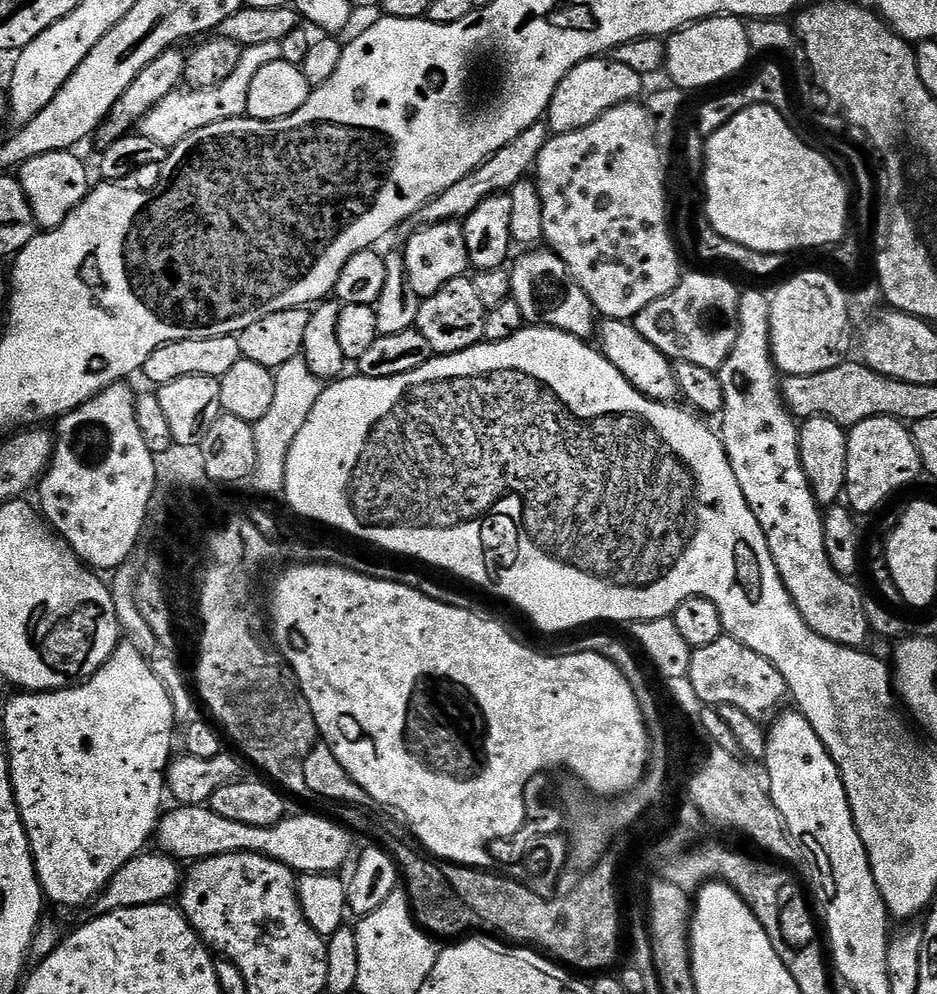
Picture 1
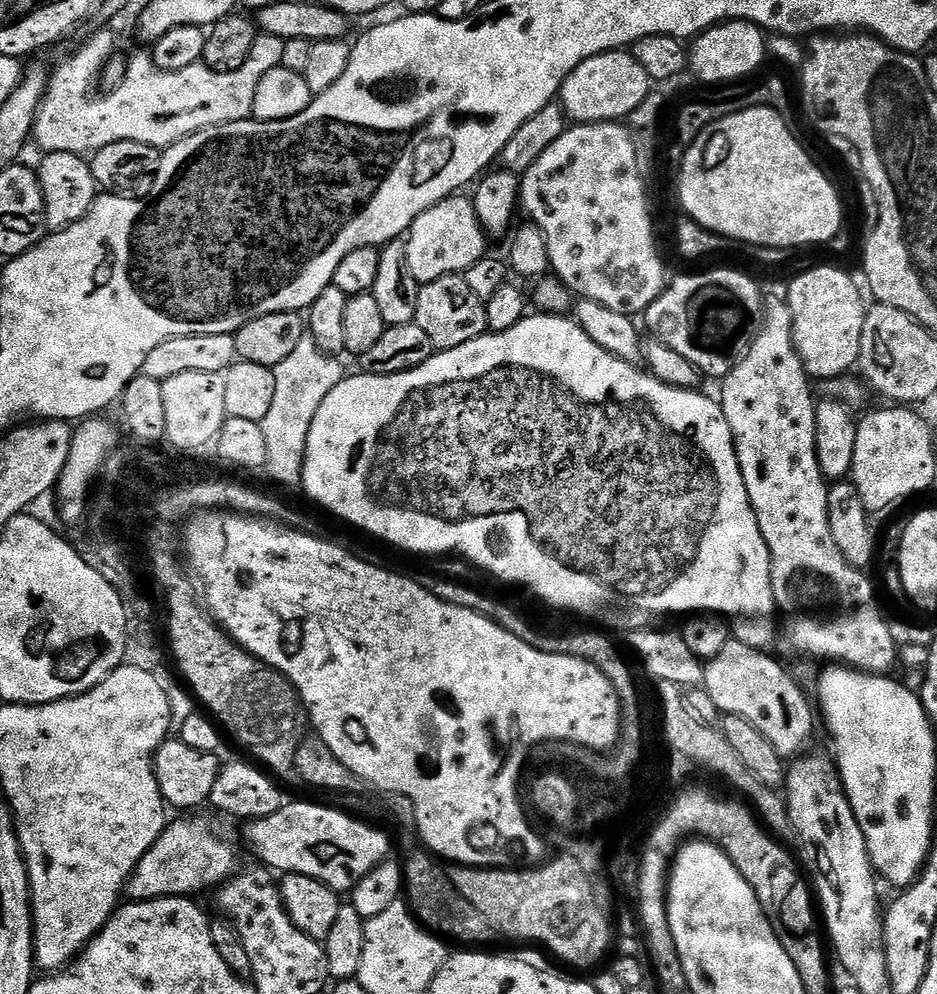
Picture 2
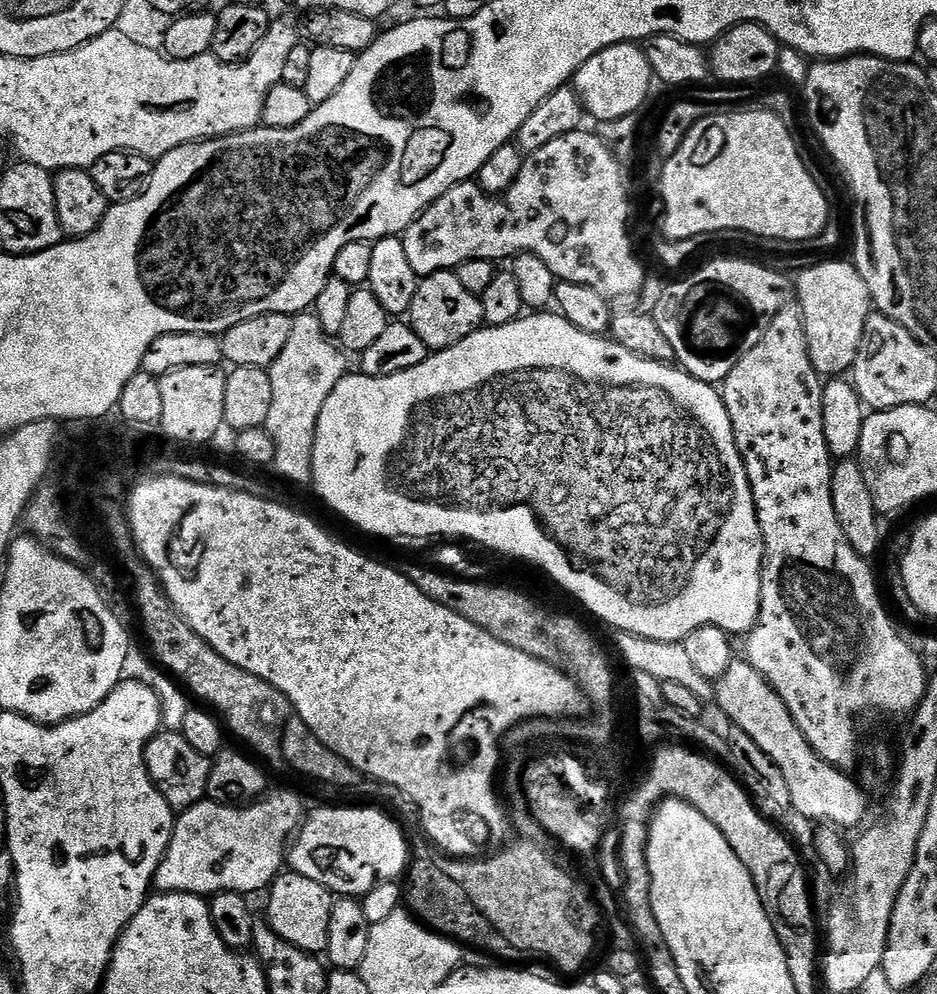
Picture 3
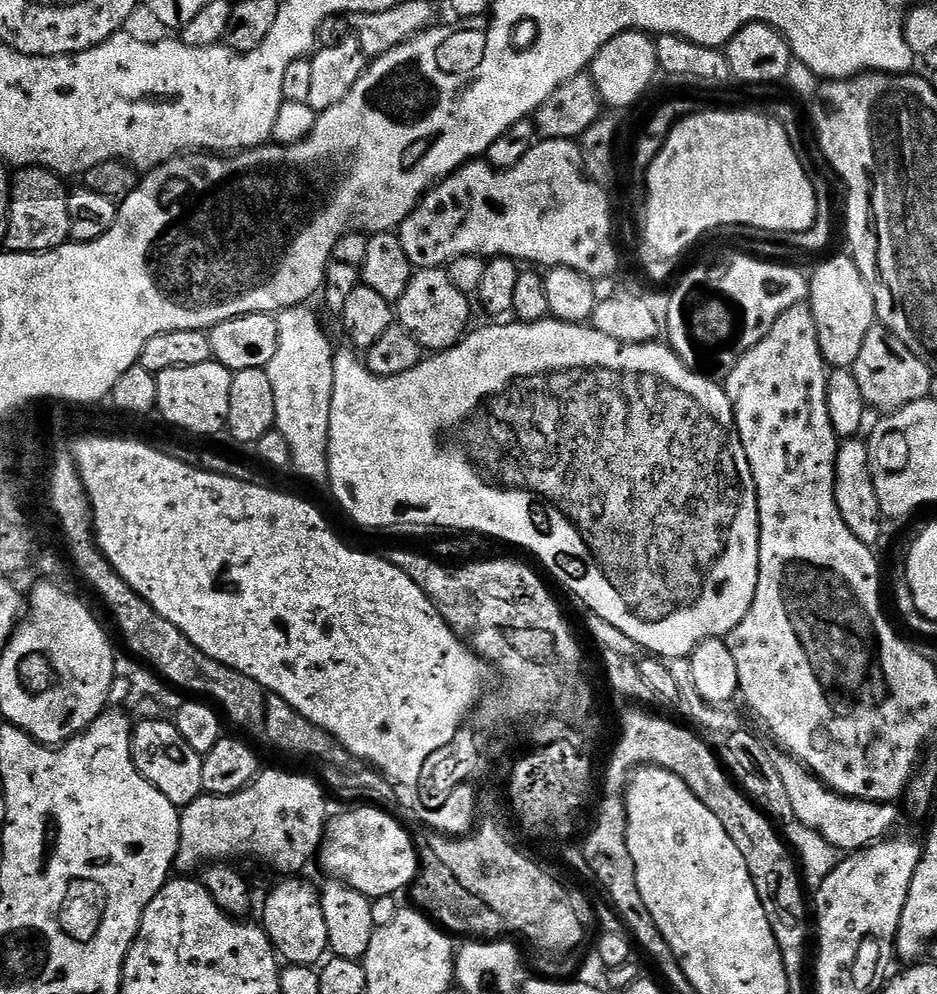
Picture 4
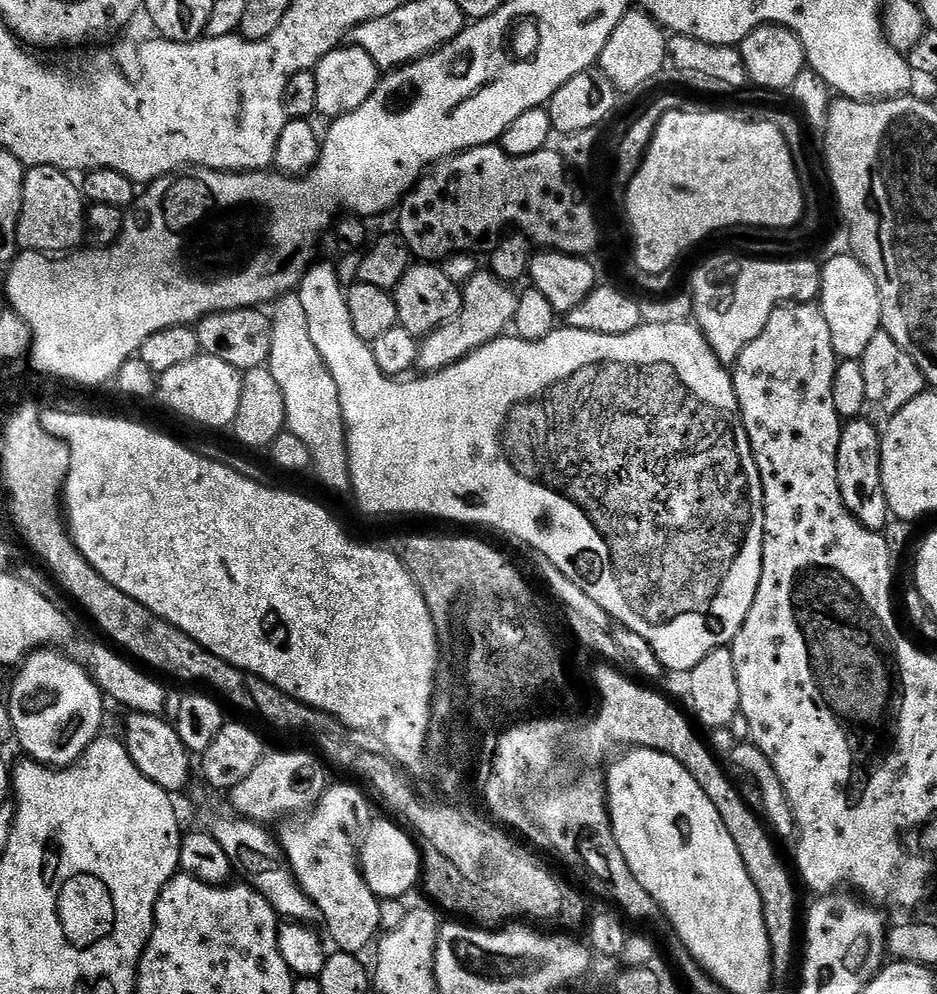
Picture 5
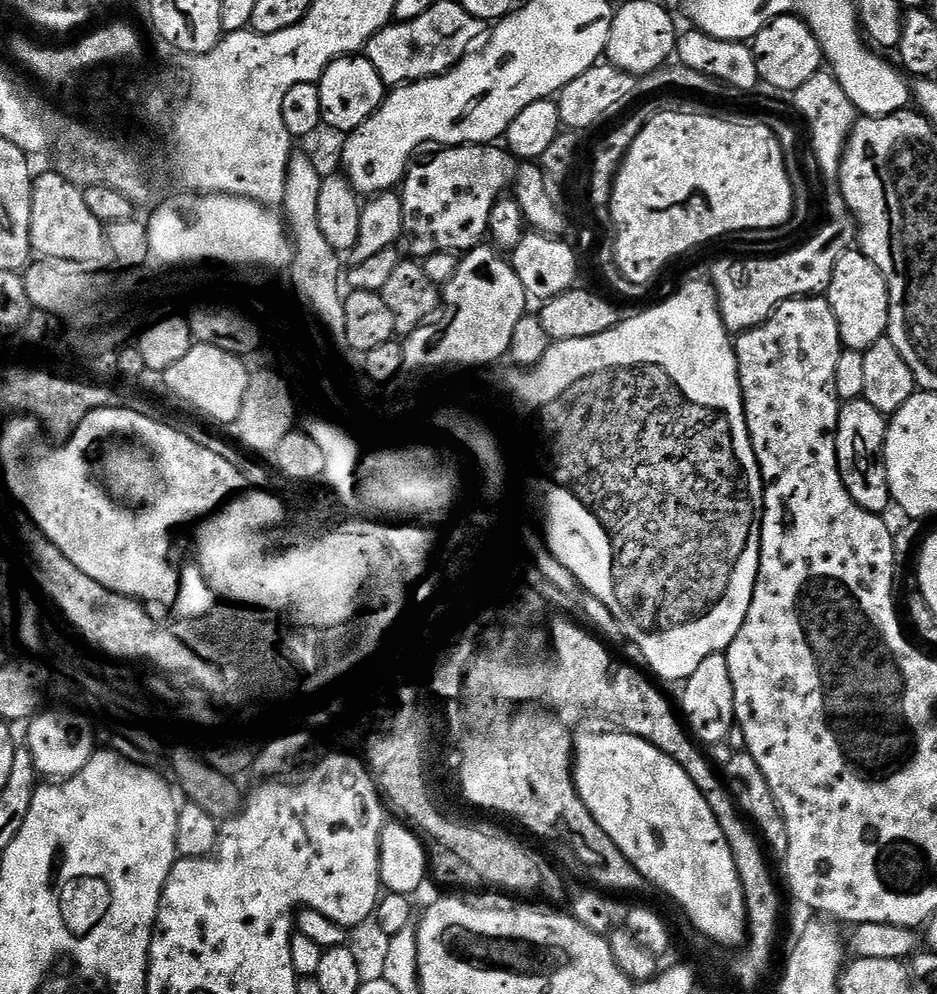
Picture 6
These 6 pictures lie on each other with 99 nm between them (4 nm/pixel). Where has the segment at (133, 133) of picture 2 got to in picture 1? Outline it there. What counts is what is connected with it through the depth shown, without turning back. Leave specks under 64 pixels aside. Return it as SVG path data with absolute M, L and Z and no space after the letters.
M262 42L262 46L244 48L242 58L238 62L238 70L226 78L226 82L218 82L218 86L205 88L188 88L166 94L138 121L139 135L158 142L162 147L171 150L182 138L194 134L194 130L202 130L202 126L210 126L214 122L233 120L245 115L250 98L250 82L254 82L254 74L262 70L264 64L280 59L280 45L274 42Z

